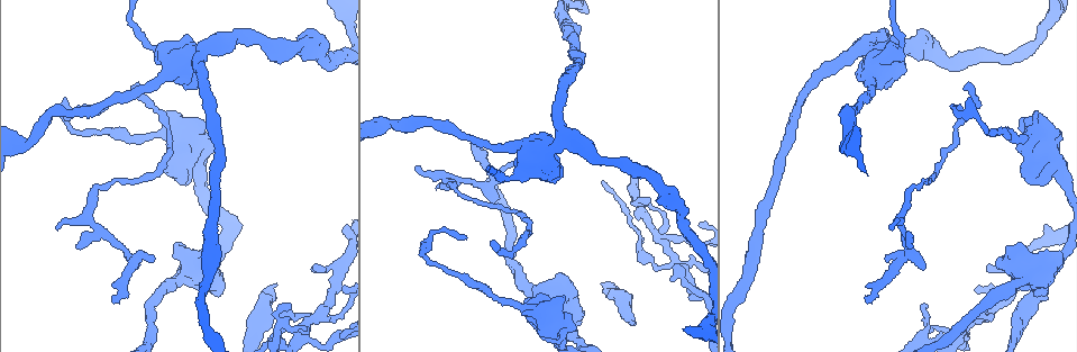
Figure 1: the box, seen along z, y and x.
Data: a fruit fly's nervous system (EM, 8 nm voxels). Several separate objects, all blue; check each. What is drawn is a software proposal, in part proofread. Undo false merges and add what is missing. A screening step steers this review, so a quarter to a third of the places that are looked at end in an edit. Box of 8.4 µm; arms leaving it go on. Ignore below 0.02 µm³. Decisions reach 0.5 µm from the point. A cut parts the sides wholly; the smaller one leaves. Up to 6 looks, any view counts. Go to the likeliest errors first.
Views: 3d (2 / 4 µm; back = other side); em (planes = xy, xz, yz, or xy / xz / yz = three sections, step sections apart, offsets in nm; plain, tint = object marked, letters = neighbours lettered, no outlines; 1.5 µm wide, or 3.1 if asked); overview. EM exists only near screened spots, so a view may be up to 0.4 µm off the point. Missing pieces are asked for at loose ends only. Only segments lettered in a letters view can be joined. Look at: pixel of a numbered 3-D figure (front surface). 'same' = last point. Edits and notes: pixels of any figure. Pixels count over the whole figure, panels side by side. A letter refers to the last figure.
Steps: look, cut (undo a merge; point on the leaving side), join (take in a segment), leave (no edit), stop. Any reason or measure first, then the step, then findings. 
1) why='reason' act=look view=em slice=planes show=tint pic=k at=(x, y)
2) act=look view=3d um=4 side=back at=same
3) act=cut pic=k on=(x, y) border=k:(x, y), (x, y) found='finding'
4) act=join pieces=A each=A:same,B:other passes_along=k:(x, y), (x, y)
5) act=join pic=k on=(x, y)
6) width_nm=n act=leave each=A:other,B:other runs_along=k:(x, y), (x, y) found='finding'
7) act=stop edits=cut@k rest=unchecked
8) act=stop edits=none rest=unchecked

why='branch stops here' act=look view=em slice=xz step=4 show=letters pic=1 at=(472, 144)

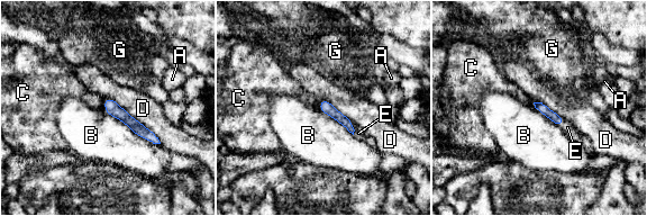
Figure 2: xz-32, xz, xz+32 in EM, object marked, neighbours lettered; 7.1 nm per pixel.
longest_contact=D:500nm act=join pieces=E each=A:other,B:other,C:other,D:other,E:same,G:other passes_along=2:(326, 107), (353, 128), (358, 133) found='it goes on there'

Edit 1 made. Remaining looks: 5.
why='side arm on a straight run' act=look view=em slice=yz step=8 show=tint pic=1 at=(677, 262)

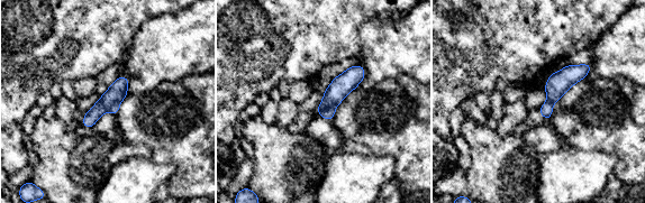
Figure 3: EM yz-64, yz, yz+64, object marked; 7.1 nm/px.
why='another direction' act=look view=em slice=xy step=4 show=tint at=same

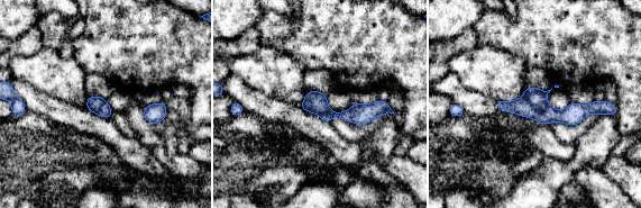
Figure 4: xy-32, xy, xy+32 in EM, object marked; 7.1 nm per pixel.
act=look view=em slice=xy step=4 show=letters at=same

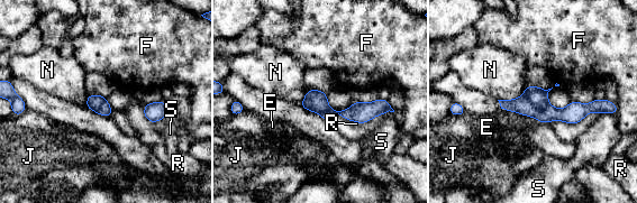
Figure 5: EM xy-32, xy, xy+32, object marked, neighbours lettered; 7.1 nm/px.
width_nm=120 act=cut pic=5 on=(522, 105) each=E:other,F:other,J:other,N:other,R:other,S:other part_leaving=5:(603, 102), (573, 113), (502, 103) found='two neurons meet here'

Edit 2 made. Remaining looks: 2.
act=stop edits=join@2,cut@5 rest=unchecked

